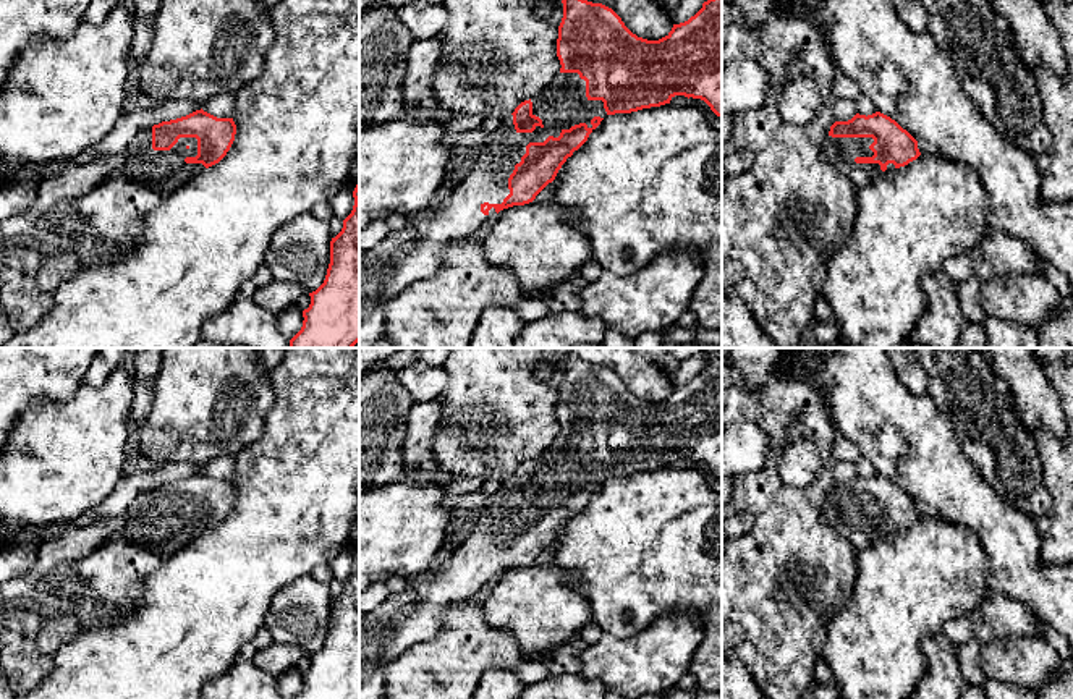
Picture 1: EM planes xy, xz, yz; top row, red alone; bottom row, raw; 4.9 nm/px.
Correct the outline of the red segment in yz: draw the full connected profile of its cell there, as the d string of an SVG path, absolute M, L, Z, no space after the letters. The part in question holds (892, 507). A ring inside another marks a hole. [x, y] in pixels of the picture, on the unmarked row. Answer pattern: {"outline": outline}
{"outline": "M880 474L867 479L856 476L848 484L835 484L824 500L821 515L856 550L921 518L918 503Z"}

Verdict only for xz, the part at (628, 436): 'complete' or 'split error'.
split error

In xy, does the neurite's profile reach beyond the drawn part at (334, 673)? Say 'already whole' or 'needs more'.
already whole

